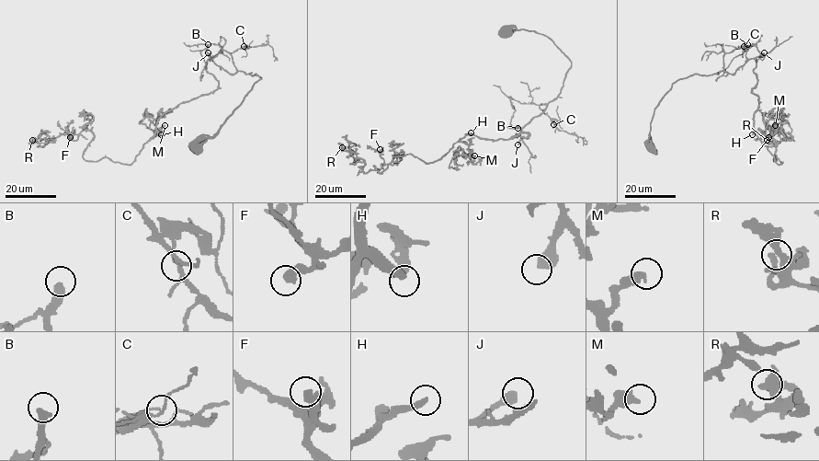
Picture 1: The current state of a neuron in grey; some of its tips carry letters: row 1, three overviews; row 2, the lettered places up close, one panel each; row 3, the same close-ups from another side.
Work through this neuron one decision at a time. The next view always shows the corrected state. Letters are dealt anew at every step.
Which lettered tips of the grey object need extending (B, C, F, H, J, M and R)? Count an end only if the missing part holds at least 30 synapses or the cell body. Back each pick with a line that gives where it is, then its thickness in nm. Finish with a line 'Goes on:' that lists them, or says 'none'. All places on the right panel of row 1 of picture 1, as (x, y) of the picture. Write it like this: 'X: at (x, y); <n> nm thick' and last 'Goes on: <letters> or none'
B: at (747, 44); 440 nm thick
H: at (752, 134); 340 nm thick
J: at (764, 52); 500 nm thick
Goes on: B, H, J

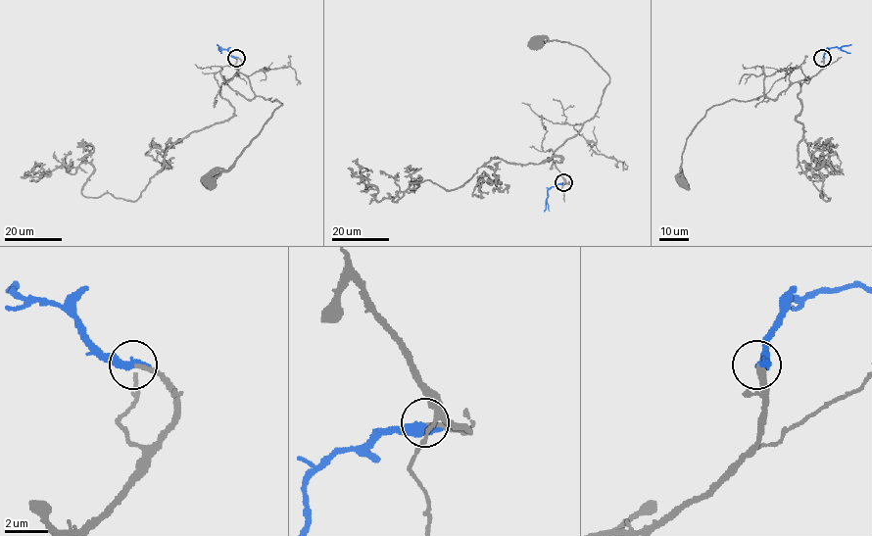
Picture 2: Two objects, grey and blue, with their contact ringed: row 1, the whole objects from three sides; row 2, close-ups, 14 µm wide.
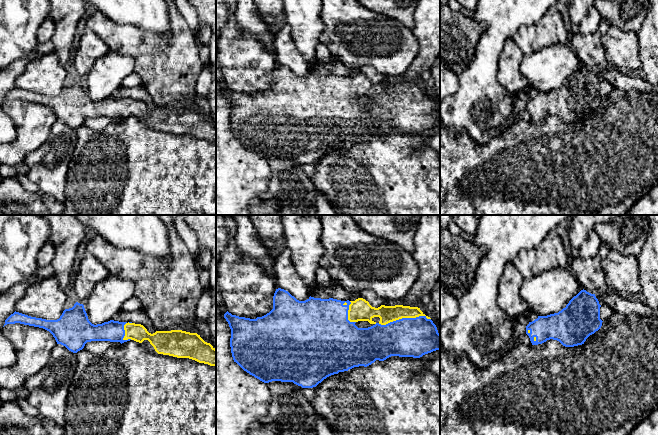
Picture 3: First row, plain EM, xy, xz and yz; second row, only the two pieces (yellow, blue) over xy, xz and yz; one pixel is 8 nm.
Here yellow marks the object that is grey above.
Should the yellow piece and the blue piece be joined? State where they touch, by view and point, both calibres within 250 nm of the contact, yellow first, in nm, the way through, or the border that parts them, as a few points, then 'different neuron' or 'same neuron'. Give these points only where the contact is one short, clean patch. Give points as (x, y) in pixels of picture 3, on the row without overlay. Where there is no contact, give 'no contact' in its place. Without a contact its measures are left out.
meets yellow in xz at (404, 93); 140 nm thick on the yellow side, 320 nm on the other; same neuron

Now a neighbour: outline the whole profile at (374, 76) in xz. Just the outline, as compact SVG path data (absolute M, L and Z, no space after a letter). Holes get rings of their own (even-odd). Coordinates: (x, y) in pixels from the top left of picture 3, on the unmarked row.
M364 66L361 68L361 74L369 78L372 83L378 84L386 77L385 75L379 73L372 66Z

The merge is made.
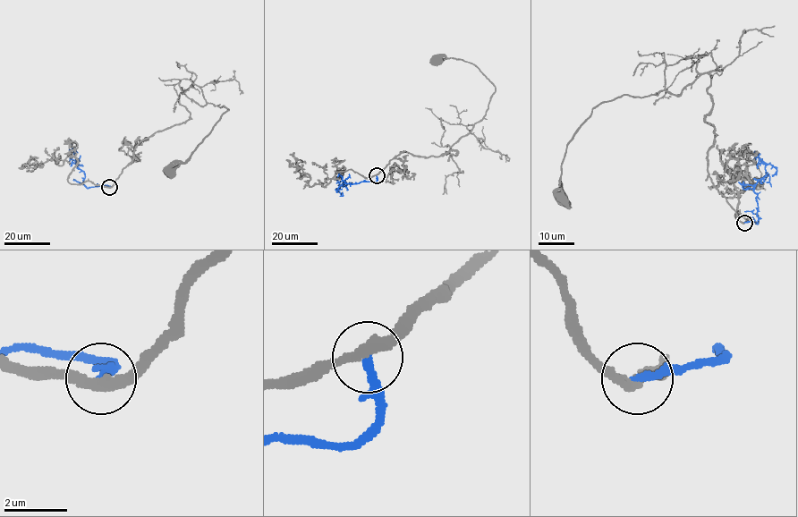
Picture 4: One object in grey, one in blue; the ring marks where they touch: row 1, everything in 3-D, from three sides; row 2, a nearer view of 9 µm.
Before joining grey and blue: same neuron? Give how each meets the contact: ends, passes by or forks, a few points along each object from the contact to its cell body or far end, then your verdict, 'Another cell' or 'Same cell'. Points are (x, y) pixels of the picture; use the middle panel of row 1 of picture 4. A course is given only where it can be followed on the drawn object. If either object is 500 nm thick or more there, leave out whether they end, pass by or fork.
At the ring grey passes by. At the ring blue ends. Course of grey: (376, 175), (401, 152), (455, 156), (445, 152), (484, 116), (495, 86), (472, 63), (436, 60). Course of blue: (376, 175), (375, 182), (351, 184), (344, 181), (336, 189), (339, 182), (335, 179). Another cell

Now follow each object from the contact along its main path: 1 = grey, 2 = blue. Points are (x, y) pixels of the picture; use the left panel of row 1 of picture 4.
1: (109, 187), (140, 142), (188, 120), (179, 102), (182, 92), (202, 105), (228, 109), (189, 158), (169, 171)
2: (109, 187), (88, 188), (83, 183), (85, 173), (69, 156), (72, 142), (67, 143)

